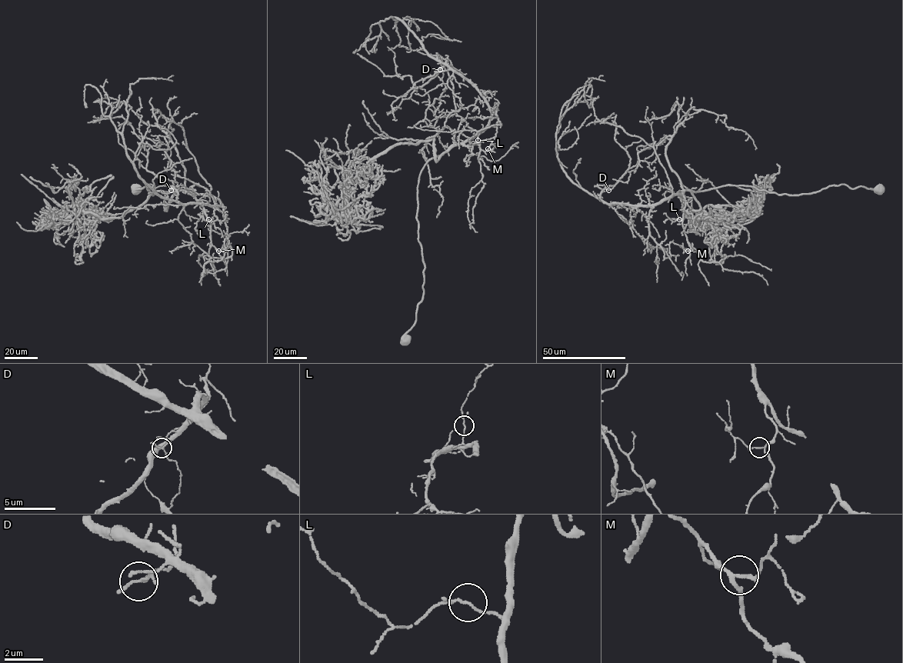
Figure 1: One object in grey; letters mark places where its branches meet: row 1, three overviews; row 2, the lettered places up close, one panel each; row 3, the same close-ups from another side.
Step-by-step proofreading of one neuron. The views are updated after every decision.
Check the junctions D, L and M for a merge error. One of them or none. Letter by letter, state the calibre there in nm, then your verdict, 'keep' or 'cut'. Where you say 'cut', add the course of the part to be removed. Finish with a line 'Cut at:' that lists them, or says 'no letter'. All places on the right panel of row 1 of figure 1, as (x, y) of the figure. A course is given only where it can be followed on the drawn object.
D: 90 nm | cut | (608, 190), (618, 181), (627, 182), (630, 172), (637, 167), (638, 154), (656, 144), (666, 134)
L: 100 nm | keep
M: 130 nm | keep
Cut at: D

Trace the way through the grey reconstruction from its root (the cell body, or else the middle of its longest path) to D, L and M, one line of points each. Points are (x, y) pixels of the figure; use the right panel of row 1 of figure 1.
D: (880, 187), (840, 184), (788, 194), (724, 185), (685, 190), (644, 205), (607, 204), (600, 193), (608, 190)
L: (880, 187), (850, 188), (840, 184), (800, 194), (778, 194), (736, 185), (685, 190), (683, 219), (679, 219)
M: (880, 187), (840, 184), (800, 194), (736, 185), (685, 190), (682, 225), (691, 248), (688, 251)

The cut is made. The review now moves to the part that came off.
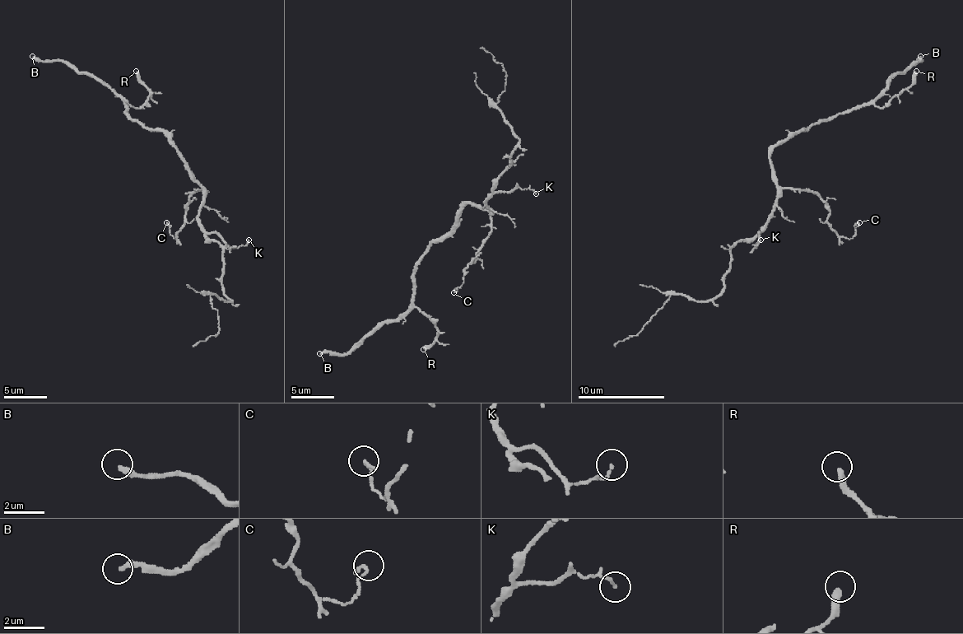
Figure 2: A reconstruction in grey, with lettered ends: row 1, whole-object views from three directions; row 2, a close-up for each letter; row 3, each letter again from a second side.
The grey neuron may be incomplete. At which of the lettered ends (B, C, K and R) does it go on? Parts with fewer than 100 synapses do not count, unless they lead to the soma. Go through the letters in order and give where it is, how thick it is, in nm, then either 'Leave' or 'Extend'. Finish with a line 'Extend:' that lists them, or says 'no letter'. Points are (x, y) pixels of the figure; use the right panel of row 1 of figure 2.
B: Place: (920, 56). Thickness 280 nm. Extend
C: Place: (859, 222). Thickness 150 nm. Leave
K: Place: (760, 240). Thickness 110 nm. Leave
R: Place: (916, 71). Thickness 300 nm. Leave
Extend: B

